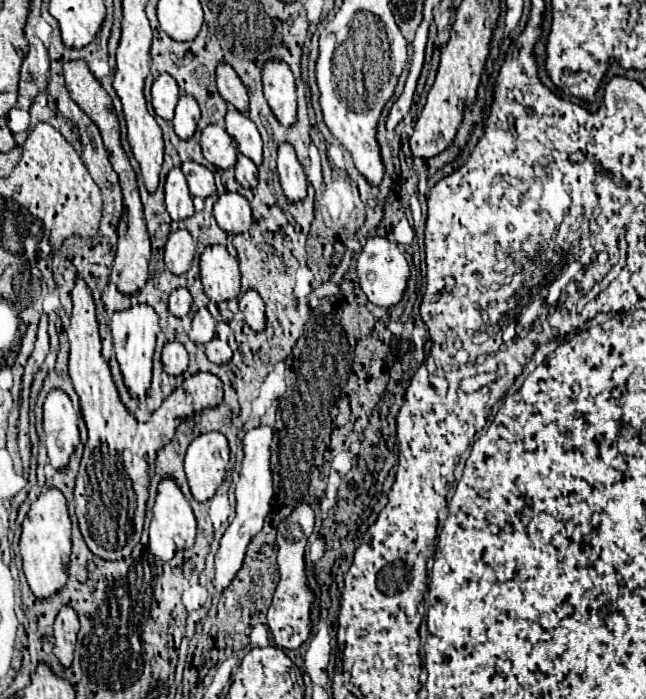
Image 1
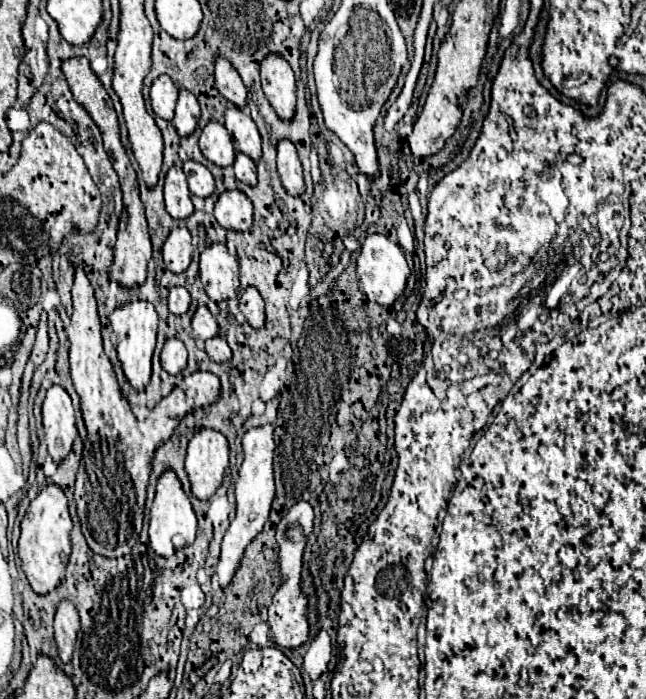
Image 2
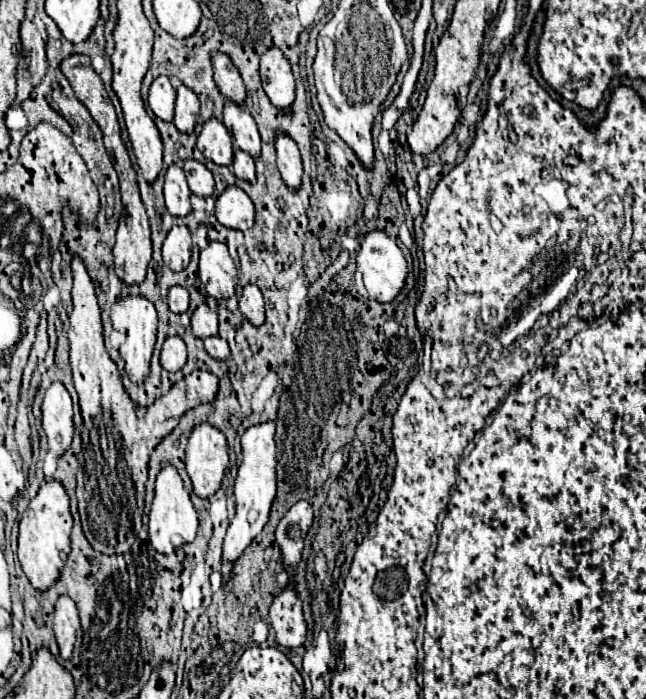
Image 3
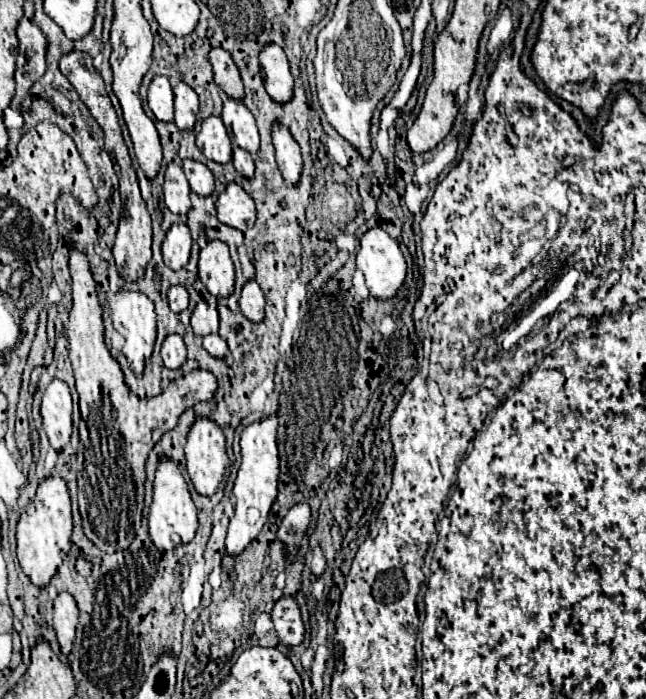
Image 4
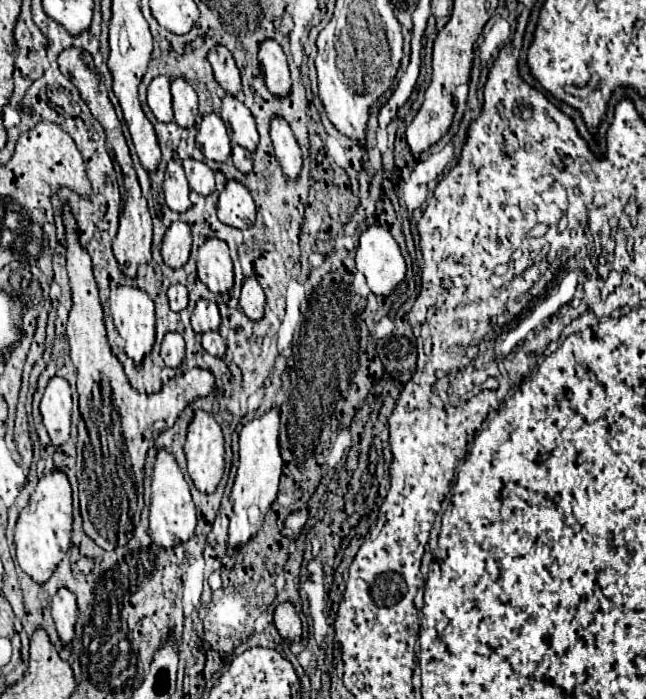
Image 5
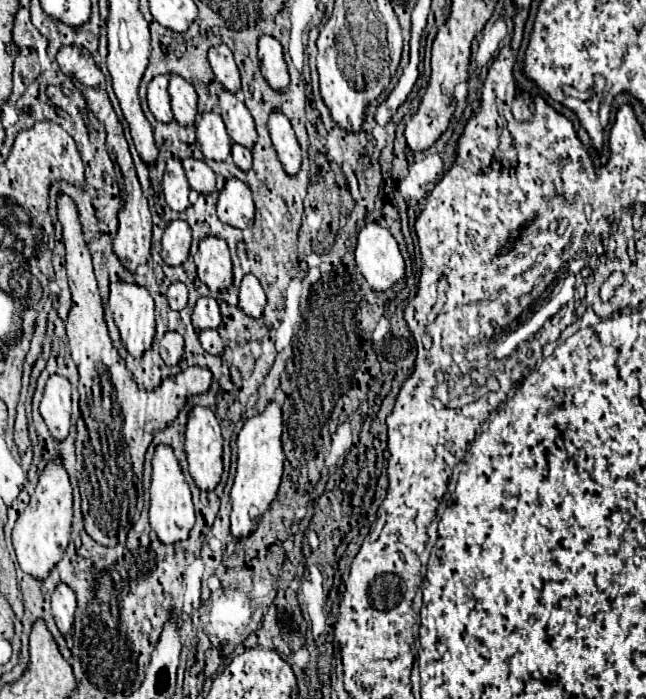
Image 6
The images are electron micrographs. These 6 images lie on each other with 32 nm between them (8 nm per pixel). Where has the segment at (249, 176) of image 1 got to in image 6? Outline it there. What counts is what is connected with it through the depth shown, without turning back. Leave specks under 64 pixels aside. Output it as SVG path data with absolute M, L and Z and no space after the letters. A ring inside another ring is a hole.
M234 142L232 144L232 158L234 158L234 164L238 168L250 170L250 166L252 166L252 154L250 154L248 148L244 148L244 146L240 146L240 144Z

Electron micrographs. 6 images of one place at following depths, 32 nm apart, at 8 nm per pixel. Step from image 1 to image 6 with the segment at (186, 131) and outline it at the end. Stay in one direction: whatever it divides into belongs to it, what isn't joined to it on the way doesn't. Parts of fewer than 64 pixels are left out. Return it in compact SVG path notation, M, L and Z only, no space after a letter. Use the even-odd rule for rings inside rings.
M176 72L168 74L168 94L172 98L172 112L174 112L174 118L180 122L180 124L194 124L196 120L196 102L198 102L198 96L196 96L196 90L194 86L184 80L182 76L176 76Z

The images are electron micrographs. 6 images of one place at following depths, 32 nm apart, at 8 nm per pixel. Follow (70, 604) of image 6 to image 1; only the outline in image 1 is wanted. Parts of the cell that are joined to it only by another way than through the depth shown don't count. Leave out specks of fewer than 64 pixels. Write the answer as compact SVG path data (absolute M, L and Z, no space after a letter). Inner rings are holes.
M64 604L54 622L54 640L56 640L54 652L56 652L58 660L62 662L62 666L72 664L72 652L74 652L78 630L80 630L80 622L78 622L76 610L72 606Z

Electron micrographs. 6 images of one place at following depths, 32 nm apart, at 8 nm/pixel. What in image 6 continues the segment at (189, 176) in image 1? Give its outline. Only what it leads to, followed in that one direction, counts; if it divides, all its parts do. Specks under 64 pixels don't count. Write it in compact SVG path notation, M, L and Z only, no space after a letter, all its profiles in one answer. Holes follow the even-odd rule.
M186 158L182 160L190 188L202 194L210 194L216 188L216 174L212 172L212 168L204 162L204 160L194 160L194 158Z

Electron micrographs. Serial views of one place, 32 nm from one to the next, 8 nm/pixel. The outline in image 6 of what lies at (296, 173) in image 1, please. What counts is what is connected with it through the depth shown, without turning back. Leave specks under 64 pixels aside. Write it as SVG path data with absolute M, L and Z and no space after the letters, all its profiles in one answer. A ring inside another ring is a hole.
M272 110L268 118L268 130L284 170L288 174L296 174L300 170L302 154L300 154L300 146L296 142L296 134L290 120L280 110Z

